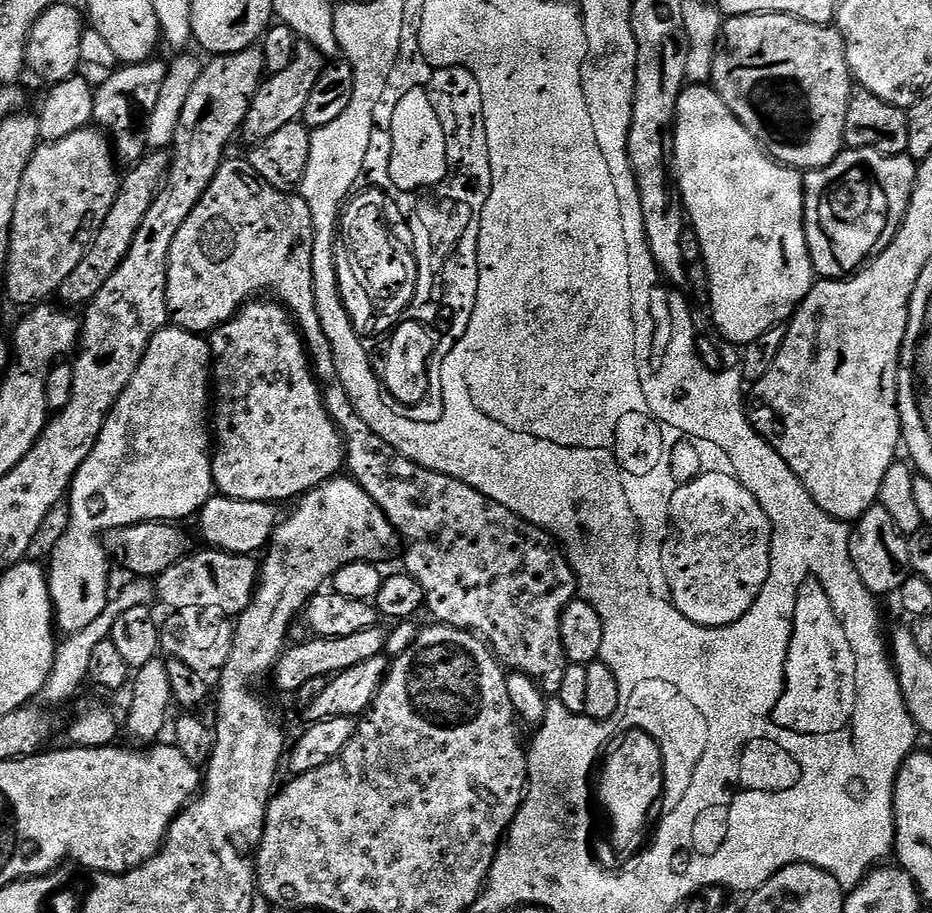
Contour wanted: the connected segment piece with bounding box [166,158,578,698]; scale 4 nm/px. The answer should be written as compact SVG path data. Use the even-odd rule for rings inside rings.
M225 159L224 163L220 165L218 174L214 174L214 182L210 182L206 194L202 194L198 206L194 206L194 210L190 210L190 218L186 218L186 222L182 222L178 234L174 234L174 246L170 246L168 277L166 278L166 302L168 303L169 321L175 327L187 332L210 334L220 324L226 323L230 317L235 316L245 304L261 294L271 294L277 301L283 302L288 311L291 312L293 320L296 321L303 335L308 349L308 358L312 365L312 374L316 377L316 383L320 385L320 397L324 399L326 410L332 421L335 422L341 439L344 440L344 459L347 475L356 480L358 486L362 486L362 490L366 490L366 494L370 494L370 498L374 498L374 502L378 502L378 506L382 506L386 518L390 518L390 522L396 527L397 537L402 541L402 556L404 552L403 571L412 576L414 582L418 582L418 586L422 586L427 611L432 611L433 617L431 619L441 624L448 624L451 628L460 628L463 632L473 632L491 648L492 653L496 655L496 659L504 665L509 673L521 672L523 676L530 678L539 686L545 697L555 697L562 690L562 677L565 676L569 666L568 656L564 652L562 638L560 637L560 619L568 603L577 599L578 596L576 575L572 573L567 556L558 547L557 541L553 540L548 533L540 531L530 522L522 519L519 512L506 510L506 506L494 502L494 498L486 498L486 494L474 490L474 486L466 486L466 482L458 482L458 478L450 478L446 474L426 470L422 466L418 466L418 462L410 462L410 458L406 458L401 452L394 450L394 446L390 446L390 442L386 442L386 438L378 438L378 434L374 434L374 430L370 430L370 426L366 426L366 422L362 422L362 418L354 410L351 398L346 394L346 386L342 386L338 366L334 362L334 350L330 346L330 338L326 338L326 334L322 330L322 322L316 309L316 291L314 290L315 241L314 218L310 214L310 206L304 201L303 196L296 192L283 192L274 186L270 186L270 182L263 180L254 170L254 166L248 164L247 159Z

